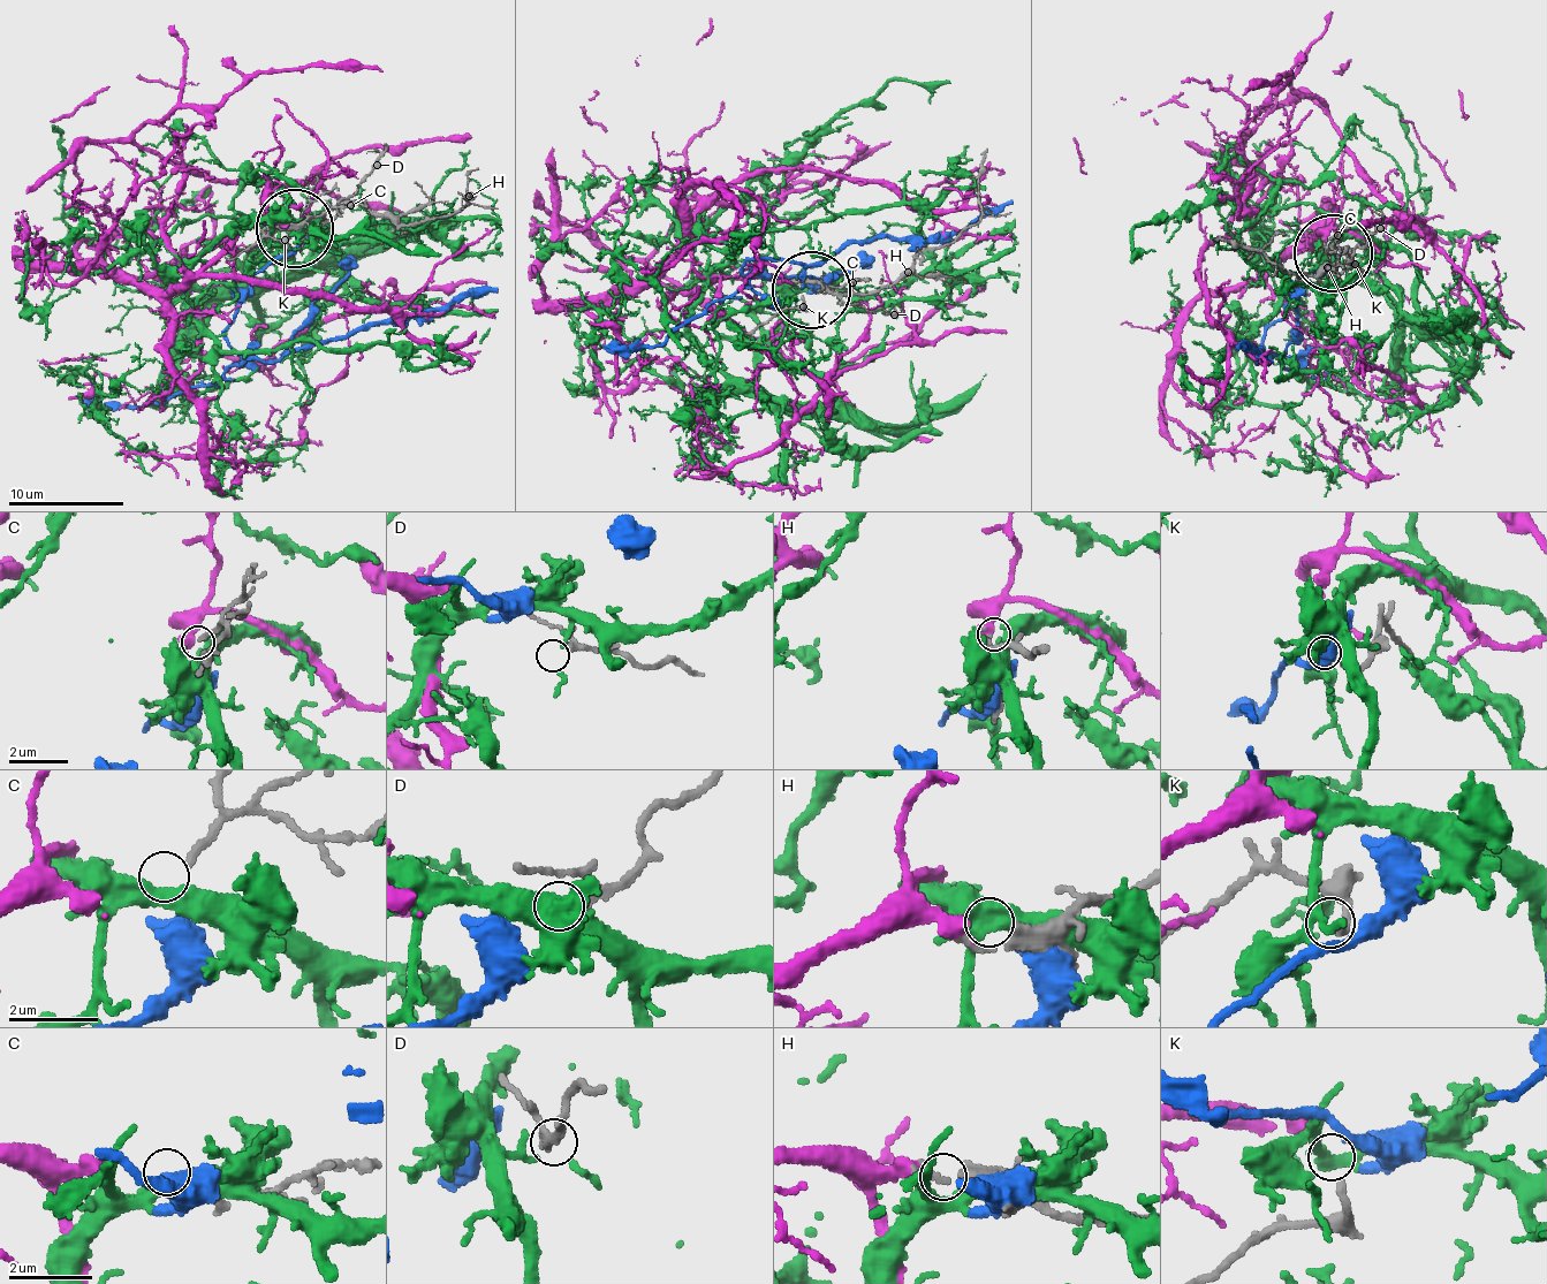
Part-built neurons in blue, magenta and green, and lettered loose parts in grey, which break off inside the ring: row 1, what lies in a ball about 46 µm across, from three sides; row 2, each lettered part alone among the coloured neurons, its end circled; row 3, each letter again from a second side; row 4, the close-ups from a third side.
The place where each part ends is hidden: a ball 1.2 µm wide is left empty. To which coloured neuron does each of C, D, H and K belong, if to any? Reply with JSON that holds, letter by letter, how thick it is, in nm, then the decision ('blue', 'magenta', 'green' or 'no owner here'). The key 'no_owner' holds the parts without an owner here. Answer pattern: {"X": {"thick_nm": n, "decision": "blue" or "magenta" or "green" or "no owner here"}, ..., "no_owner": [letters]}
{"C": {"thick_nm": 170, "decision": "green"}, "D": {"thick_nm": 170, "decision": "no owner here"}, "H": {"thick_nm": 180, "decision": "magenta"}, "K": {"thick_nm": 180, "decision": "no owner here"}, "no_owner": ["D", "K"]}

